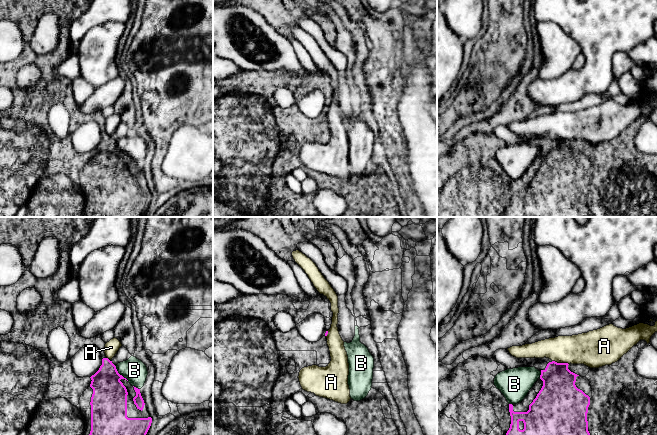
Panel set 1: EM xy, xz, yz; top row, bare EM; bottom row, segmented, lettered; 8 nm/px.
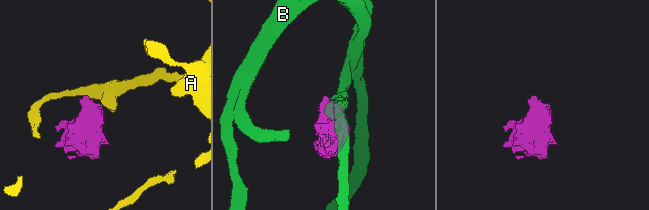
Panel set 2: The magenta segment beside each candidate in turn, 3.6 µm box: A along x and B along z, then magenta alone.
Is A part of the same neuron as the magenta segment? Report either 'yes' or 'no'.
no

